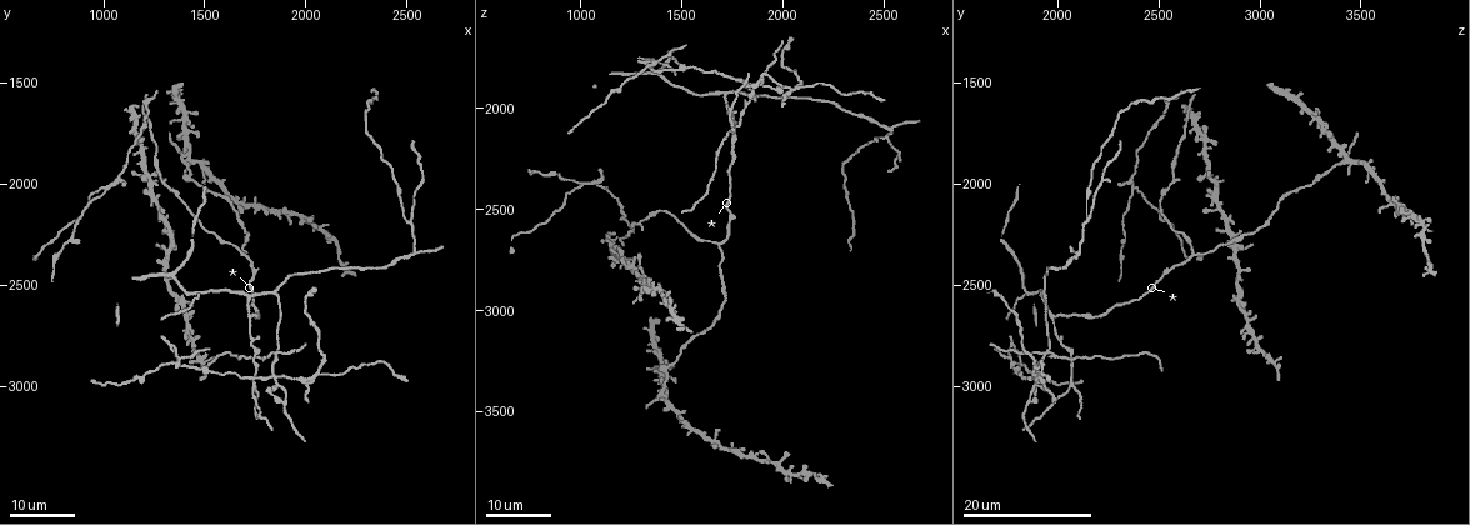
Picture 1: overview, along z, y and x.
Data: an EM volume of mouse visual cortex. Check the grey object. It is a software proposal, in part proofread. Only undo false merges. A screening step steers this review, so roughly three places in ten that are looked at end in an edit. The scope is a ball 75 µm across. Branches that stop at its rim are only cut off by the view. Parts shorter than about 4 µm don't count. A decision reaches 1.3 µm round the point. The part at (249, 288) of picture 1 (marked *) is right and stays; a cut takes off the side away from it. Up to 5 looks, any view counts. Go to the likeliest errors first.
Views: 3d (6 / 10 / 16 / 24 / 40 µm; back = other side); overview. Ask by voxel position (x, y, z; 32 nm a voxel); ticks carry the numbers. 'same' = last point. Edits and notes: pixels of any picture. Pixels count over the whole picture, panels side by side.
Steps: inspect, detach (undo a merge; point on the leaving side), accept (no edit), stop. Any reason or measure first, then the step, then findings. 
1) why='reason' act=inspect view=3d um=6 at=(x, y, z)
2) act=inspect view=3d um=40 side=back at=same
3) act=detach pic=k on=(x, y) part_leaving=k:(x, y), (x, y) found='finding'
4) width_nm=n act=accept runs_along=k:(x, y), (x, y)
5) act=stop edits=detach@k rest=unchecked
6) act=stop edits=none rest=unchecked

why='three-way junction' act=inspect view=3d um=16 at=(1720, 2660, 1980)

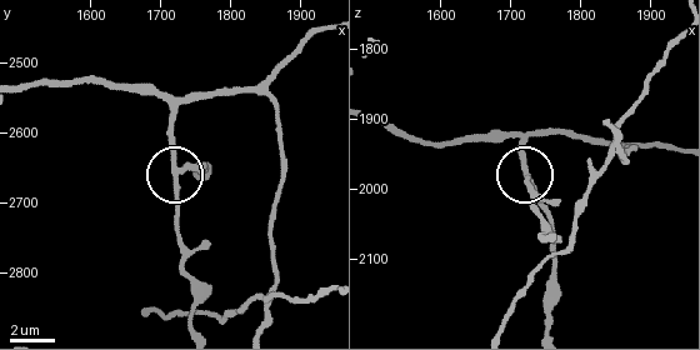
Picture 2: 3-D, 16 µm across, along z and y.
act=inspect view=3d um=10 at=(1725, 2670, 1975)

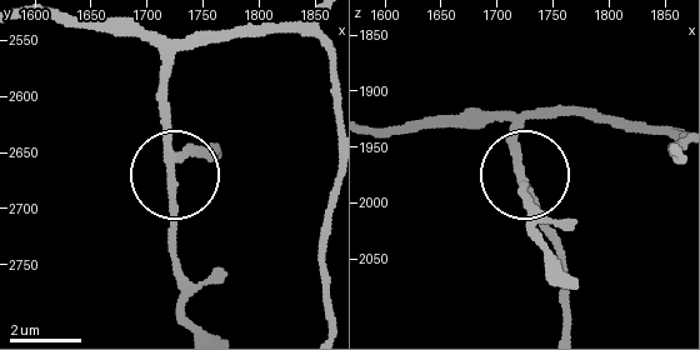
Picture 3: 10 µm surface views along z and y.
arms=3 act=accept found='one neuron here'

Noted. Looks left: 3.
act=inspect view=3d um=16 at=(1740, 3000, 2060)

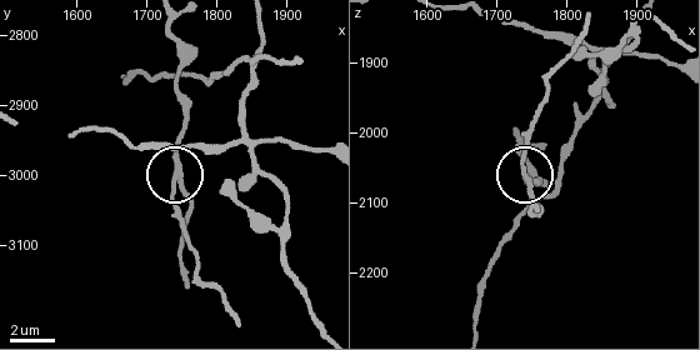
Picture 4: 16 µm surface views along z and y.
act=inspect view=3d um=6 at=same

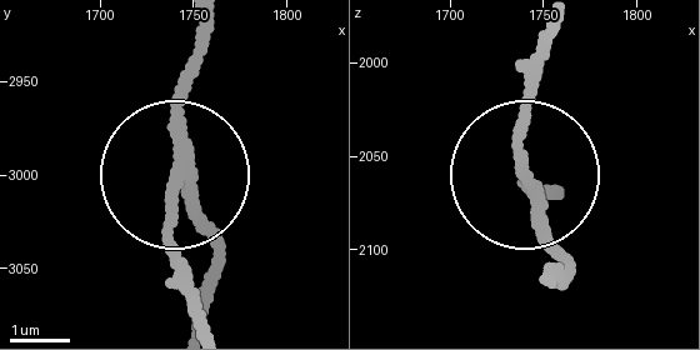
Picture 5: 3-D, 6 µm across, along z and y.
act=inspect view=3d um=6 side=back at=same

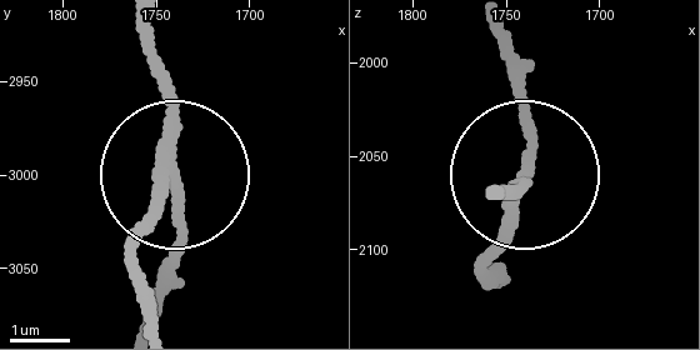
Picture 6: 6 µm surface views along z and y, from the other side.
width_nm=200 act=accept runs_along=6:(149, 25), (173, 180), (134, 274) found='all the same neuron'

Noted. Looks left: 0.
act=stop edits=none rest=unchecked

